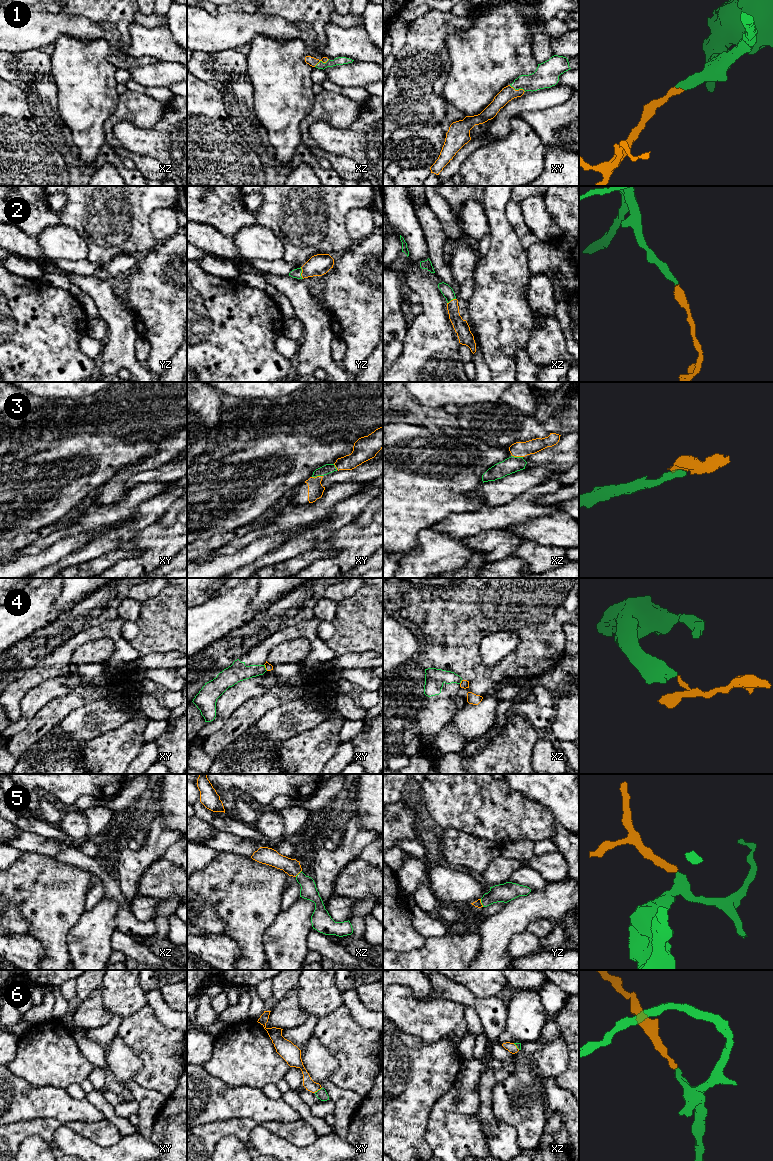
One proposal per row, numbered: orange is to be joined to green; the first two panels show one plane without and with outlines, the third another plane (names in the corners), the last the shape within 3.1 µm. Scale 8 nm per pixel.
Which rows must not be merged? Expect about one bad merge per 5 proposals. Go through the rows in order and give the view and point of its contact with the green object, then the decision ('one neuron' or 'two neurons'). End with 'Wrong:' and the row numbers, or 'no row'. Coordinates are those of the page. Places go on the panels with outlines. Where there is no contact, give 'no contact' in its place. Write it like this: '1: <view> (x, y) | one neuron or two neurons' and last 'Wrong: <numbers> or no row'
1: xy (517, 89) | one neuron
2: yz (301, 272) | one neuron
3: xy (317, 475) | one neuron
4: xz (460, 682) | two neurons
5: yz (481, 902) | one neuron
6: xy (318, 1090) | one neuron
Wrong: 4

